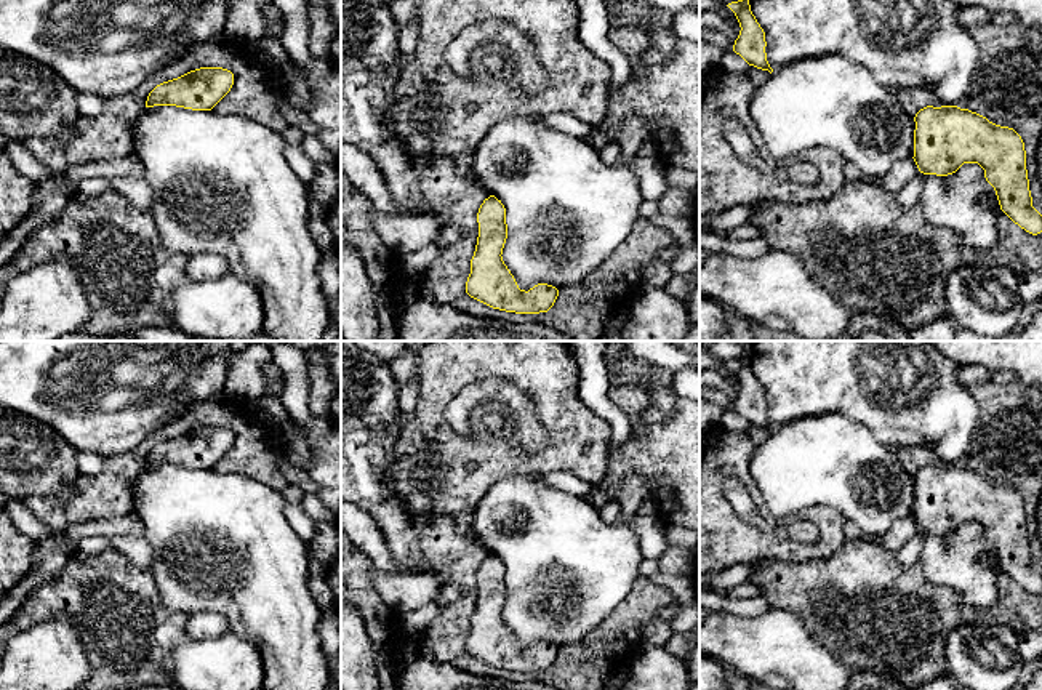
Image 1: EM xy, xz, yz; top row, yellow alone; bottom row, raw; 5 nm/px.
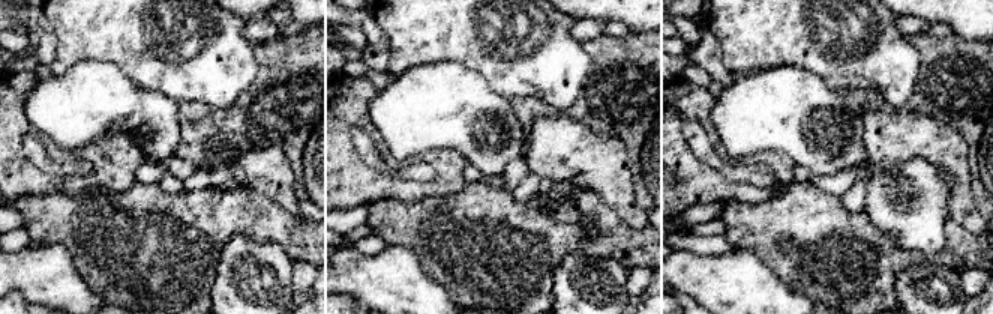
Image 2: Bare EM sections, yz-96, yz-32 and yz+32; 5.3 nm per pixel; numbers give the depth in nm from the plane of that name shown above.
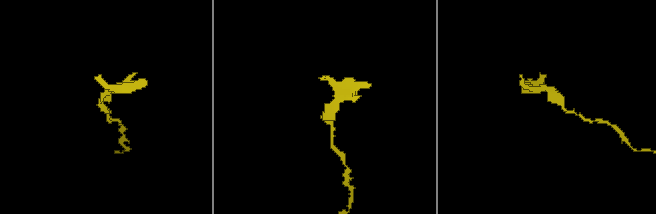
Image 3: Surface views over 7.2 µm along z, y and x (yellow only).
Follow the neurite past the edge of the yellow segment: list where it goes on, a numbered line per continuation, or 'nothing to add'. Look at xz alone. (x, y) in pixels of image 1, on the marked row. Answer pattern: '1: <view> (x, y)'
nothing to add

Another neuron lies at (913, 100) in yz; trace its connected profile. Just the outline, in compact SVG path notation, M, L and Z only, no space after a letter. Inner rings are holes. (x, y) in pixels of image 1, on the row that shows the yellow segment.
M901 88L896 91L896 96L911 117L916 117L916 114L927 106L944 106L944 102L932 90L927 88Z

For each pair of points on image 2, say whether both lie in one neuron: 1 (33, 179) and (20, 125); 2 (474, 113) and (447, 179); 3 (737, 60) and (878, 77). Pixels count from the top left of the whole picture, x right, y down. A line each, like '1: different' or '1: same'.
1: same
2: different
3: same

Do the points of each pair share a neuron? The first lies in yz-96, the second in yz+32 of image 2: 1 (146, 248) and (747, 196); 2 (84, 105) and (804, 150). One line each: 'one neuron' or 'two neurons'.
1: two neurons
2: one neuron

